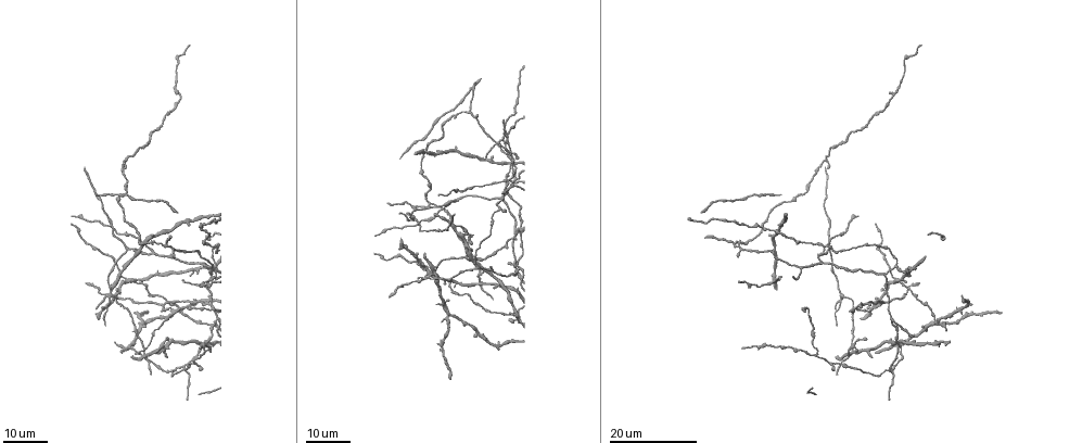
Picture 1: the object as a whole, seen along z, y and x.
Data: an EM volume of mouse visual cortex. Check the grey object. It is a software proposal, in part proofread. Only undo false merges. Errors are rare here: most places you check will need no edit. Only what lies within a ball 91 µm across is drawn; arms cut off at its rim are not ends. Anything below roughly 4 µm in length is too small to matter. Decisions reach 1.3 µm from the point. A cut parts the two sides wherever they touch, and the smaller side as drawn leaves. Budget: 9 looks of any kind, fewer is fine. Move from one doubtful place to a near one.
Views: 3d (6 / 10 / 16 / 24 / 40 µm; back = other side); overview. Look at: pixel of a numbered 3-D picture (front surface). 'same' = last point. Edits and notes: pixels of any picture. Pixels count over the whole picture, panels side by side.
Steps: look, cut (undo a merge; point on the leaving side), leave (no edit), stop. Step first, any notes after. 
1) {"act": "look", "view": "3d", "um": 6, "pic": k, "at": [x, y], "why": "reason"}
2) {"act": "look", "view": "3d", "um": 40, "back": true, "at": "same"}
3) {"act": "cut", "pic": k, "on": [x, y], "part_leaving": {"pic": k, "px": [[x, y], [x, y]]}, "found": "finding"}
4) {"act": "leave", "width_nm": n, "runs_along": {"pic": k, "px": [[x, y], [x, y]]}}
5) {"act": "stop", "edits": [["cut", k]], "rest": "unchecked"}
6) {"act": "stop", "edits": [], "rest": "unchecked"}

{"act": "look", "view": "3d", "um": 16, "pic": 1, "at": [195, 284], "why": "three arms meet"}

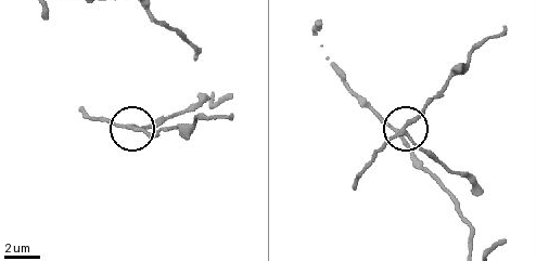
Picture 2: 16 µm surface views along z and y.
{"act": "look", "view": "3d", "um": 6, "pic": 2, "at": [130, 127], "why": "closer look"}

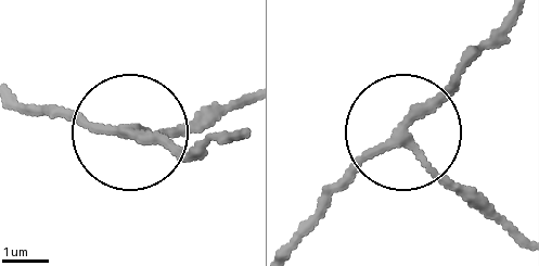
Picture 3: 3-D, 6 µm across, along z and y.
{"act": "leave", "width_nm": 190, "found": "all the same neuron"}

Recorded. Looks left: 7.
{"act": "look", "view": "3d", "um": 24, "pic": 1, "at": [828, 363], "why": "arms part here"}

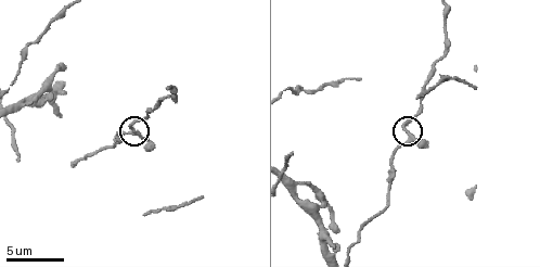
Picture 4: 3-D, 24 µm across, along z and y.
{"act": "look", "view": "3d", "um": 10, "pic": 4, "at": [140, 134], "why": "closer look"}

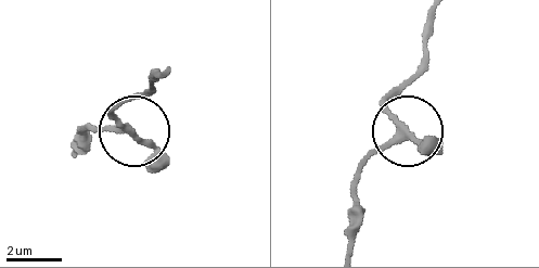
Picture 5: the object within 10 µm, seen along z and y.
{"act": "leave", "runs_along": {"pic": 5, "px": [[350, 250], [362, 166], [401, 138], [390, 103], [427, 71]]}, "found": "one neuron here"}

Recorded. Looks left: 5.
{"act": "look", "view": "3d", "um": 24, "pic": 1, "at": [796, 279], "why": "calibre changes"}

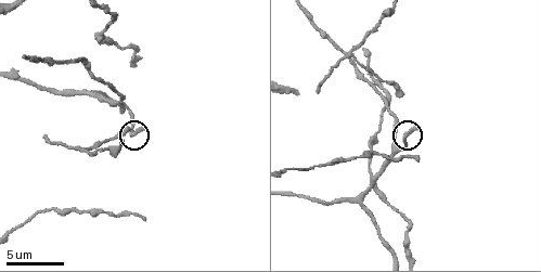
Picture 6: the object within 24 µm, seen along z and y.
{"act": "look", "view": "3d", "um": 10, "pic": 6, "at": [406, 137], "why": "zoom in"}

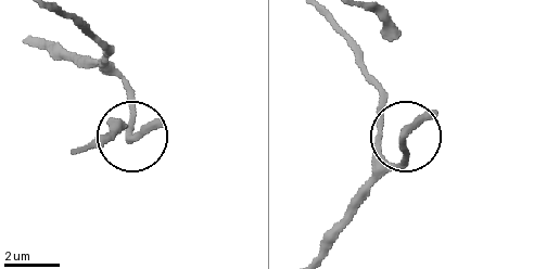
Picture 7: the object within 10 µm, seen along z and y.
{"act": "leave", "width_nm": 260, "runs_along": {"pic": 7, "px": [[378, 98], [378, 144], [385, 158], [398, 166], [406, 140]]}, "found": "one neuron here"}

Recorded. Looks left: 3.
{"act": "look", "view": "3d", "um": 16, "pic": 1, "at": [219, 319], "why": "a fork"}

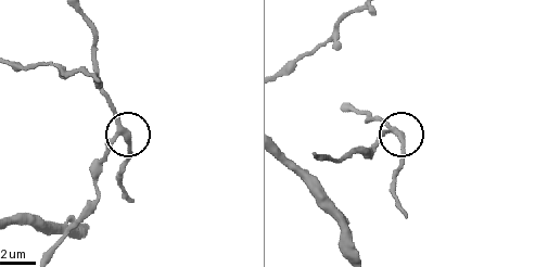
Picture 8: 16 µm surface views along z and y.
{"act": "look", "view": "3d", "um": 6, "pic": 8, "at": [393, 131]}

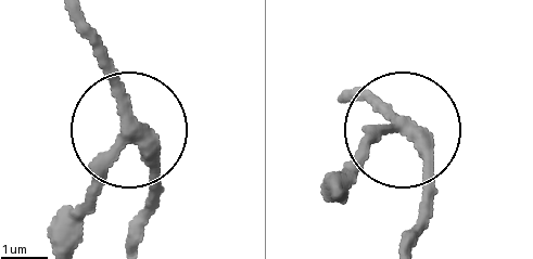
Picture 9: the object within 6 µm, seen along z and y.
{"act": "leave", "side_arm_um": 7, "arms": 3, "found": "all the same neuron"}

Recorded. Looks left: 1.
{"act": "stop", "edits": [], "rest": "unchecked"}

